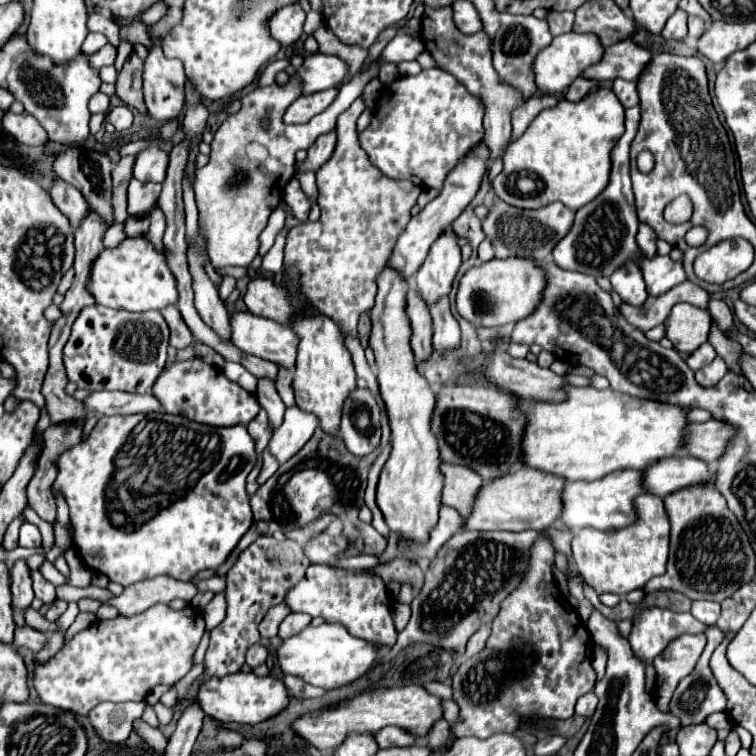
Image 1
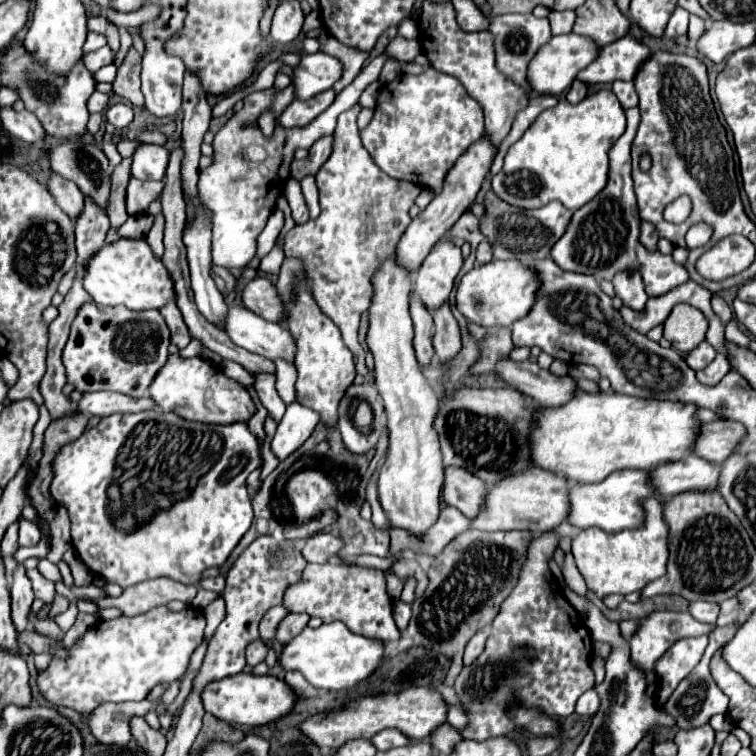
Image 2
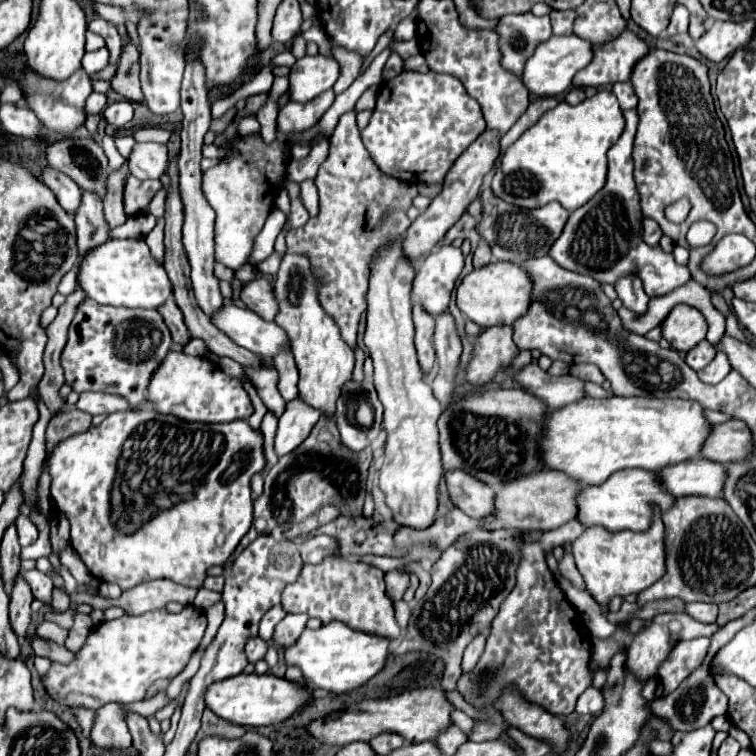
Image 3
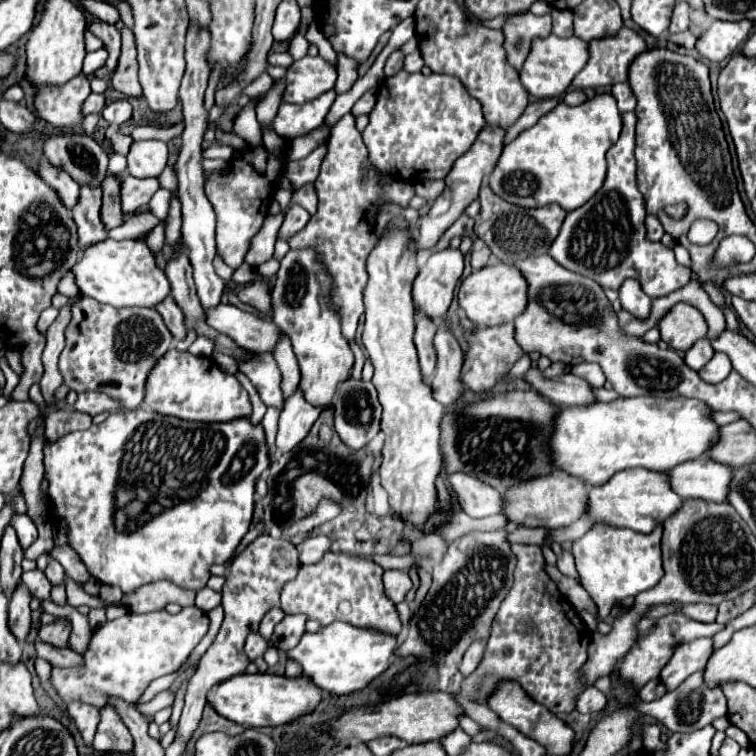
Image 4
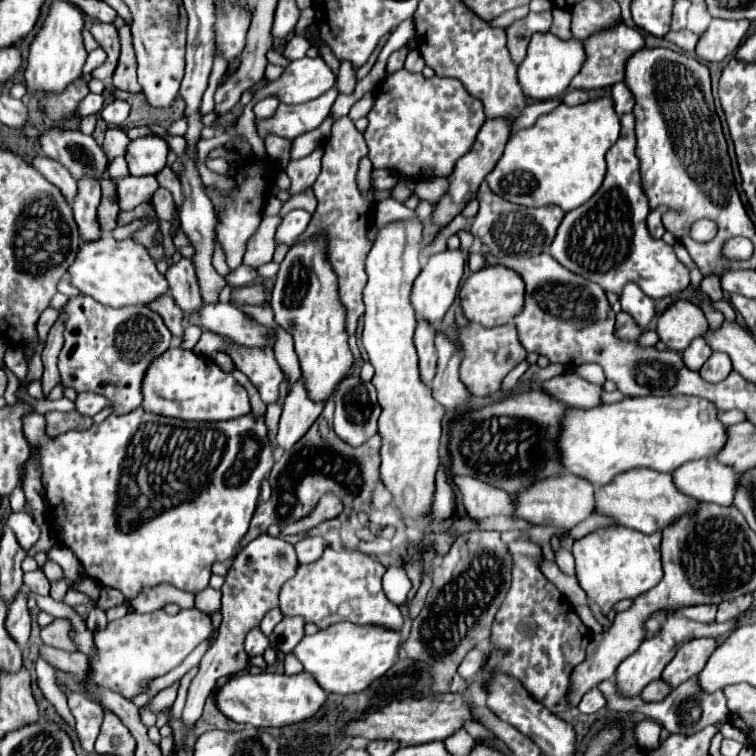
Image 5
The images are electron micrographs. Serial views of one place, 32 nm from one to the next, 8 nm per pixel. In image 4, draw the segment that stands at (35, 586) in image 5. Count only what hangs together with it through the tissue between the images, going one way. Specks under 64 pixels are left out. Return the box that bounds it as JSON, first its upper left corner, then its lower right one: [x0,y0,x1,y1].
[22,570,52,600]

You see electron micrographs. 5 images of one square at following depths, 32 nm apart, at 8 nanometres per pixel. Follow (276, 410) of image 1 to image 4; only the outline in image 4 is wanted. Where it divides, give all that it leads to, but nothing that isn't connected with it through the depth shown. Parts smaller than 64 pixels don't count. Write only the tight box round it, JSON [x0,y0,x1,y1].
[240,354,284,410]

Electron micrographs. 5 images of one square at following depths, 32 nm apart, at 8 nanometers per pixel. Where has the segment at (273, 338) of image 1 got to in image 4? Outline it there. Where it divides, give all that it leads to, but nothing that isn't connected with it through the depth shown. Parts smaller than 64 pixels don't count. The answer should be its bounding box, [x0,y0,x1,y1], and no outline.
[206,304,284,354]

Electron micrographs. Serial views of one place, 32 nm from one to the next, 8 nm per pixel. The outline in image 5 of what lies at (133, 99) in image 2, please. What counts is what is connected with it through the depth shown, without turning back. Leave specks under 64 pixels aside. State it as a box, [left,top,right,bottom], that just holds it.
[112,24,142,94]

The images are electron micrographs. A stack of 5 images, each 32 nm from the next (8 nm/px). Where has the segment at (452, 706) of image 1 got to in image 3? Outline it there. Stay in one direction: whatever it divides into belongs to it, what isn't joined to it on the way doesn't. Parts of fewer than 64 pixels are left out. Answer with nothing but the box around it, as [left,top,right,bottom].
[451,709,474,734]

